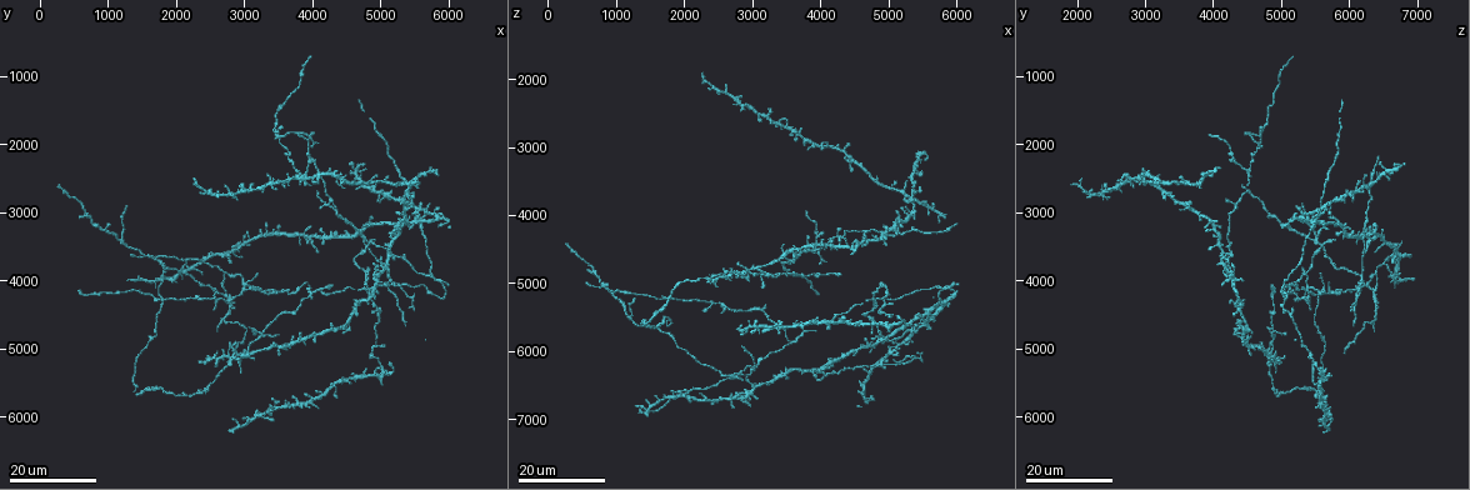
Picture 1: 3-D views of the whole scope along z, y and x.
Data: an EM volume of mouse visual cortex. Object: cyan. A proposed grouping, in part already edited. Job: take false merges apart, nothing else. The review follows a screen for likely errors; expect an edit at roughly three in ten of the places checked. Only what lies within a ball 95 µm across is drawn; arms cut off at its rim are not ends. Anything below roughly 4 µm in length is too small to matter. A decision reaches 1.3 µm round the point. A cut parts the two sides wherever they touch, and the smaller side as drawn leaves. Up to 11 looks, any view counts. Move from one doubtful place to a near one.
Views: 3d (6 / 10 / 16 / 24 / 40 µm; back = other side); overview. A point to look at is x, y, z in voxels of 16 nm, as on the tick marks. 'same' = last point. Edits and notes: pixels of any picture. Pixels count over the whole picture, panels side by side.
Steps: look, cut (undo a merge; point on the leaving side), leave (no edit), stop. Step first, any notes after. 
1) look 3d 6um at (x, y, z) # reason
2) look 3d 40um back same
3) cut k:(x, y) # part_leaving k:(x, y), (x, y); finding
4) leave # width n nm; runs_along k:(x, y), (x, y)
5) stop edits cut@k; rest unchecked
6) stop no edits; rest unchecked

look 3d 16um at (3900, 2450, 4500) # a fork

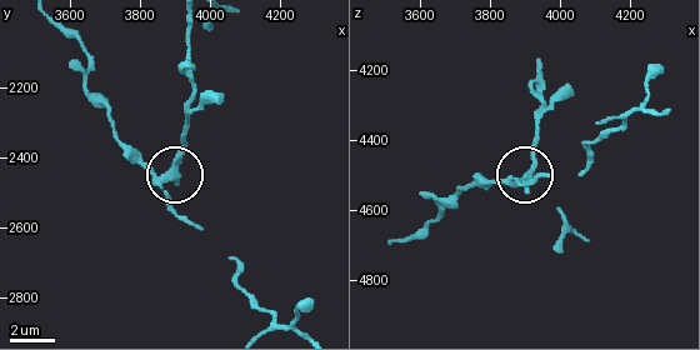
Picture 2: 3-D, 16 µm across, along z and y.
look 3d 6um at (3870, 2460, 4530)

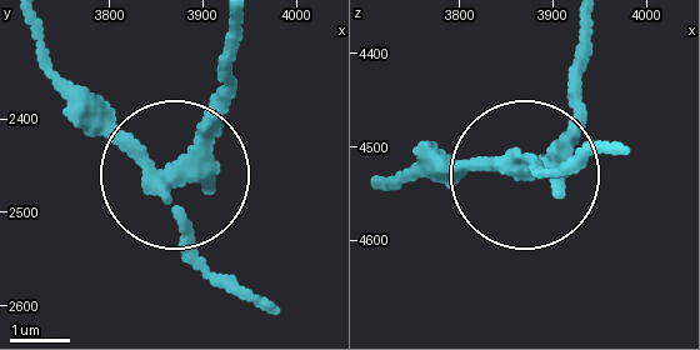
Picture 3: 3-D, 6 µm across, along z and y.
cut 3:(204, 111) # part_leaving 3:(156, 184), (230, 80), (230, 25); two neurons meet here

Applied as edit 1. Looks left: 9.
look 3d 16um at (3700, 2150, 4550) # three-way junction

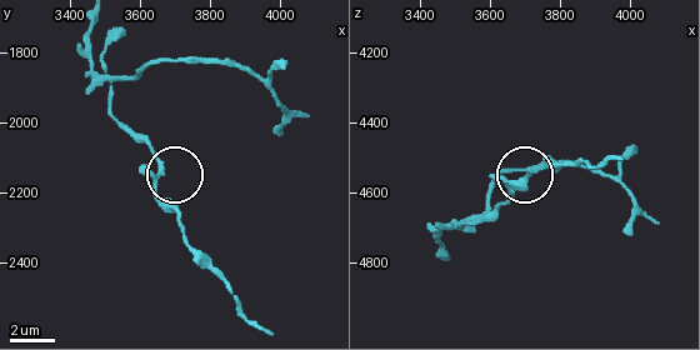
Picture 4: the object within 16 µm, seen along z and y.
look 3d 10um at (3650, 2190, 4570)

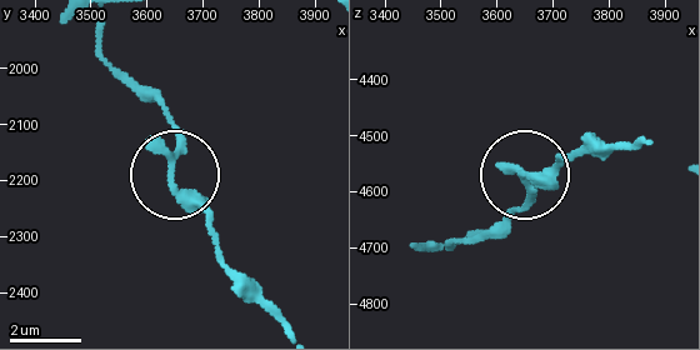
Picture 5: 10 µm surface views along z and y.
leave # arms 3; runs_along 5:(286, 325), (173, 174), (161, 95); all the same neuron

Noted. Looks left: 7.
look 3d 16um at (3950, 3350, 6250) # looks like a crossing

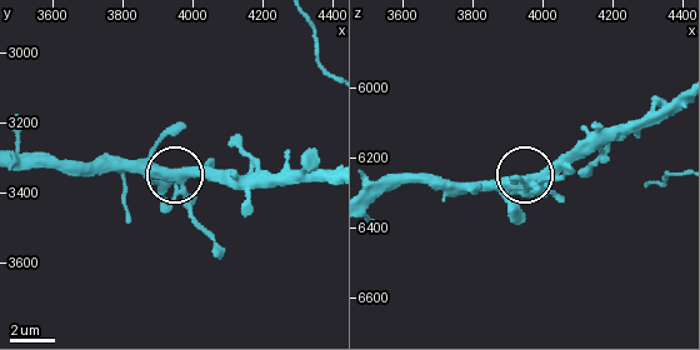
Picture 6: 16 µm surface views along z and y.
look 3d 6um at (3980, 3360, 6260)

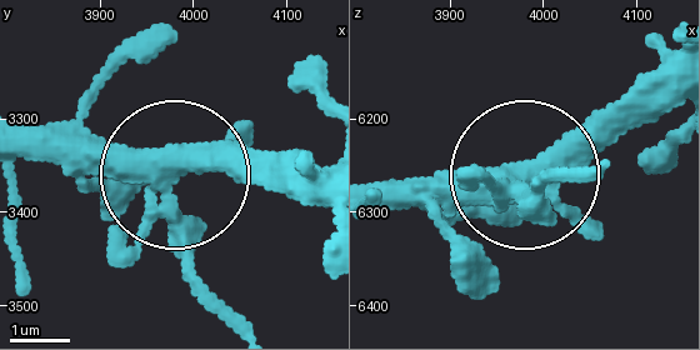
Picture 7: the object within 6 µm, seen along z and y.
leave # arms 5; runs_along 7:(24, 141), (113, 141), (158, 161), (218, 320); continuous, no second neuron

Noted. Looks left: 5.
look 3d 24um at (5000, 4550, 5200) # calibre changes

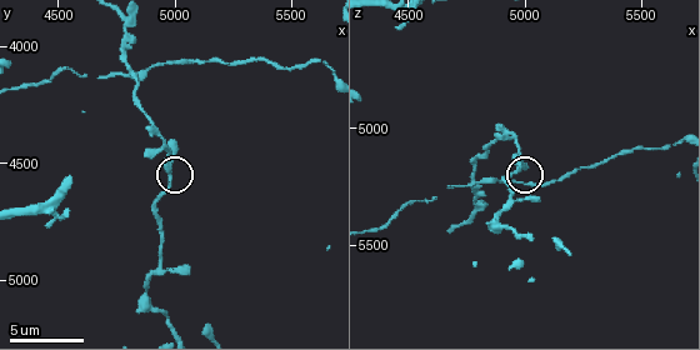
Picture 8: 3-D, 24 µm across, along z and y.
look 3d 6um at (4990, 4570, 5160) # closer look

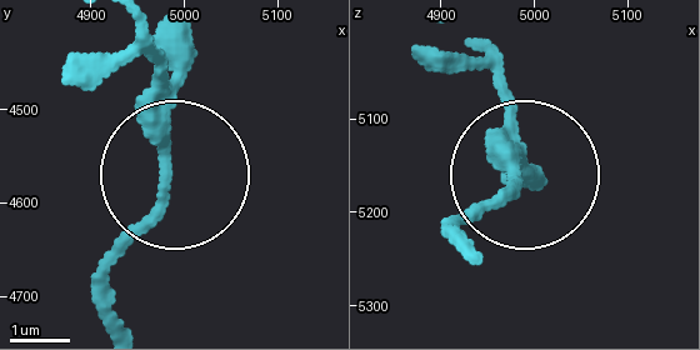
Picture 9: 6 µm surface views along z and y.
leave # runs_along 9:(136, 28), (171, 176), (101, 276); all the same neuron

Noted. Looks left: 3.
look 3d 16um at (3600, 4150, 5850)

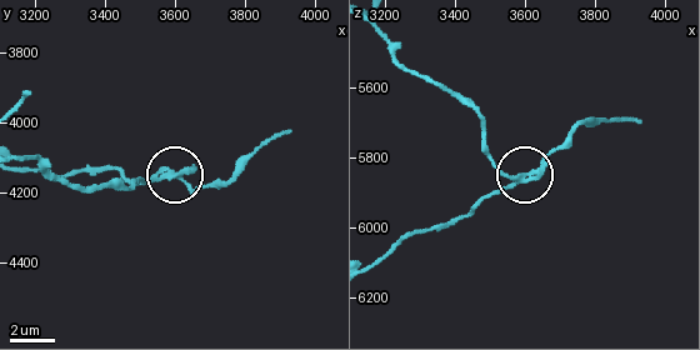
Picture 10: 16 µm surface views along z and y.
look 3d 10um at (3560, 4160, 5850) # zoom in

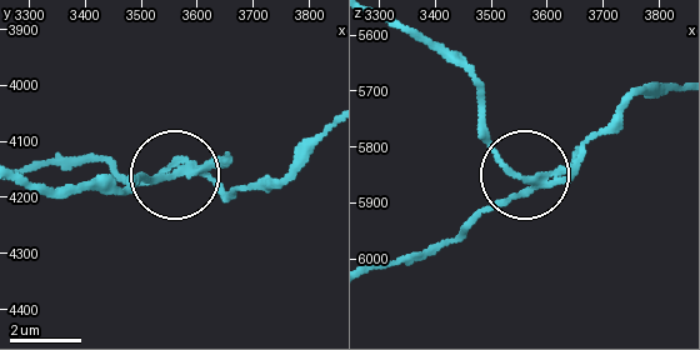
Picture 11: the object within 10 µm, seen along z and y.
look 3d 10um back at (3570, 4160, 5855)

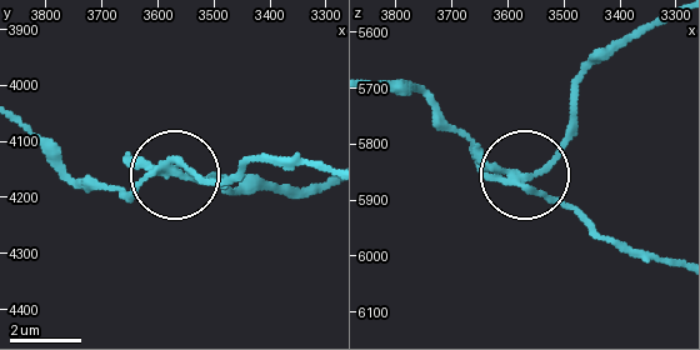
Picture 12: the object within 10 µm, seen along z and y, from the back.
cut 12:(128, 153) # side_arm 8 um; part_leaving 12:(164, 164), (211, 173), (241, 190), (323, 188); a second neuron is stuck on

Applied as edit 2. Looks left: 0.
stop edits cut@3, cut@12; rest unchecked

